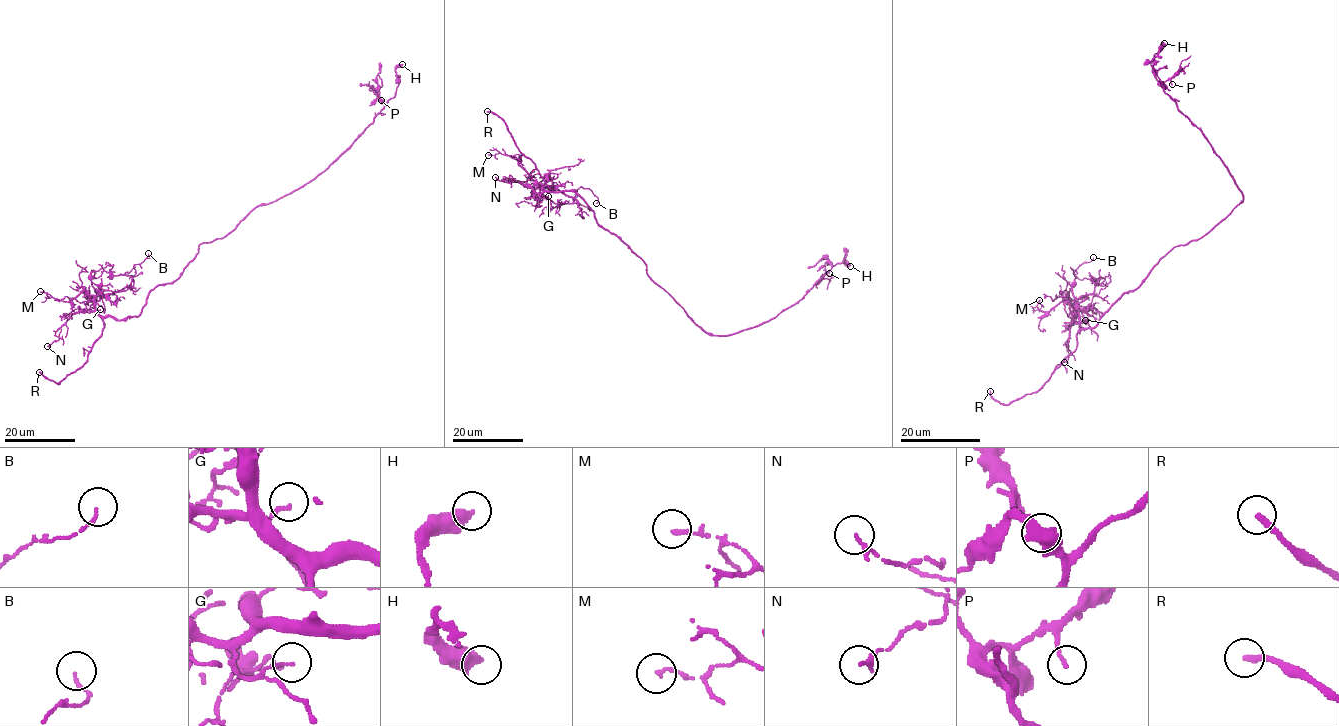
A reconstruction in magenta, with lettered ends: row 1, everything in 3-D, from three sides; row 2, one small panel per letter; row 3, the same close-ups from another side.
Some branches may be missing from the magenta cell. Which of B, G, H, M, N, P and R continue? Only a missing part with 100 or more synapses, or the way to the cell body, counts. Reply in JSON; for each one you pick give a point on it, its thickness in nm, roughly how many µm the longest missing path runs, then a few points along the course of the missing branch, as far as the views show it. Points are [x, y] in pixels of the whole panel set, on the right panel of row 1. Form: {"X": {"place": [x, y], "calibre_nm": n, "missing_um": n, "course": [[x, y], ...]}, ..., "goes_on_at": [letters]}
{"R": {"place": [990, 391], "calibre_nm": 240, "missing_um": 60}, "goes_on_at": ["R"]}

